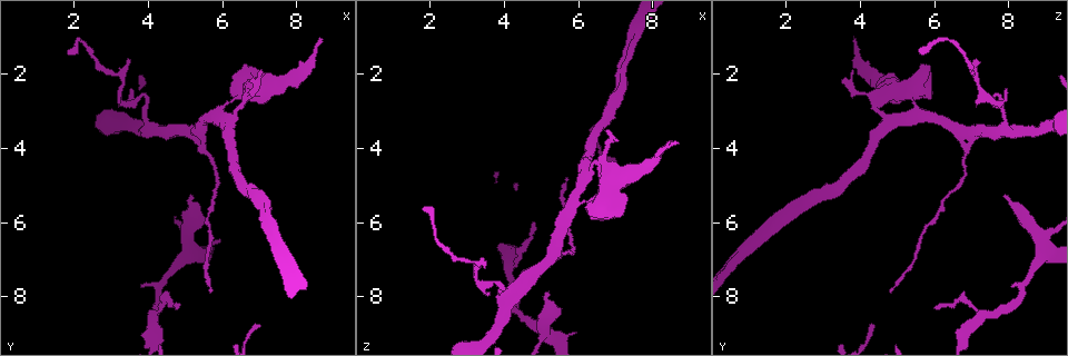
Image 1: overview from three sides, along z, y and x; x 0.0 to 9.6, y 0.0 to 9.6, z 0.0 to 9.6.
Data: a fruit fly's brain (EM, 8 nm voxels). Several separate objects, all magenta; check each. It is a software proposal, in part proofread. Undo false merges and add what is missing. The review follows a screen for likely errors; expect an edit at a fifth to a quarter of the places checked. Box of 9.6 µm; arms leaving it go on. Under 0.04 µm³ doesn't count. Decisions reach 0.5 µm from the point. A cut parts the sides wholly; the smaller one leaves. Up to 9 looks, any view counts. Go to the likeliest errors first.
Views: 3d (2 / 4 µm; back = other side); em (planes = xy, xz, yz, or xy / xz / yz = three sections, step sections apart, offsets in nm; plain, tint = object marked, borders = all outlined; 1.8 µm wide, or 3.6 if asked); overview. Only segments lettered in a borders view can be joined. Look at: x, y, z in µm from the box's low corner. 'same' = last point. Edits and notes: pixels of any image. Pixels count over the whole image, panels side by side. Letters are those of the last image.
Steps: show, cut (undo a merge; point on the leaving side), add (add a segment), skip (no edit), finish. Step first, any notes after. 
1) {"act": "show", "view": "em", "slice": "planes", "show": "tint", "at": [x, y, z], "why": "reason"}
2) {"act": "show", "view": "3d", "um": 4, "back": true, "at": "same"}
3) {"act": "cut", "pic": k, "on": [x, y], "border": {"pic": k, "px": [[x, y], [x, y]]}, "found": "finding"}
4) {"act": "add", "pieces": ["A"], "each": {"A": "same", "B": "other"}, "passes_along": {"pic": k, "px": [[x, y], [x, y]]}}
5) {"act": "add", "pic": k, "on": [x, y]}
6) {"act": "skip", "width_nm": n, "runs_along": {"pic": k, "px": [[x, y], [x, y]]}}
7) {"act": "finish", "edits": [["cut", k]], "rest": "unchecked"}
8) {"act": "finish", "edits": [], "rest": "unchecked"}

{"act": "show", "view": "3d", "um": 2, "back": true, "at": [5.15, 5.20, 7.85], "why": "thick end"}

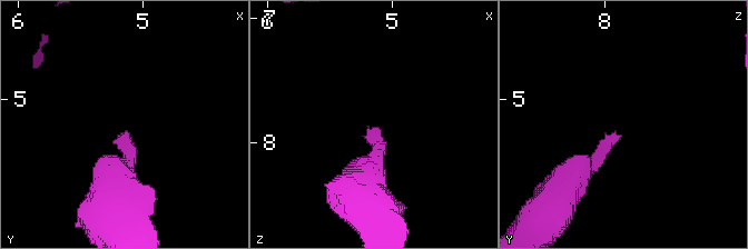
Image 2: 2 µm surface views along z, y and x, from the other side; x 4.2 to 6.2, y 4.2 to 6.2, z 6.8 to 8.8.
{"act": "show", "view": "em", "slice": "planes", "show": "borders", "at": [5.14, 5.26, 7.88], "why": "now the EM"}

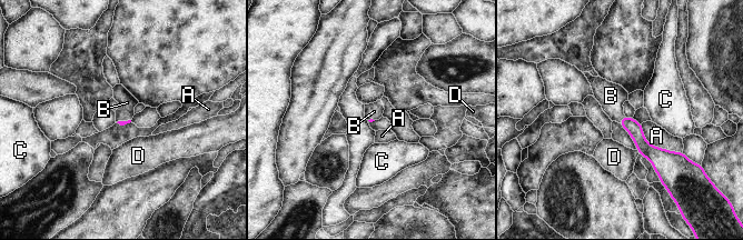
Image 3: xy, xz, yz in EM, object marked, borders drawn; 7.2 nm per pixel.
{"act": "add", "pieces": ["B"], "each": {"A": "other", "B": "same", "C": "other", "D": "other"}, "passes_along": {"pic": 3, "px": [[635, 130], [622, 119], [611, 96]]}, "found": "it goes on there"}

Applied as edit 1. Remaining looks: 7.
{"act": "show", "view": "3d", "um": 4, "at": [6.05, 6.50, 8.95], "why": "branch stops here"}

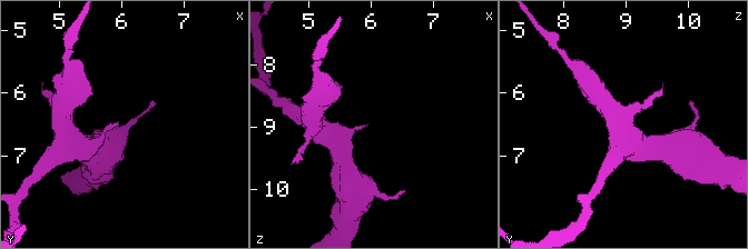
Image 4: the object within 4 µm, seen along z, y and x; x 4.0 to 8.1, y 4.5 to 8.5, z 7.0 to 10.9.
{"act": "show", "view": "em", "slice": "xy", "step": 8, "show": "borders", "at": [5.95, 6.55, 8.90]}

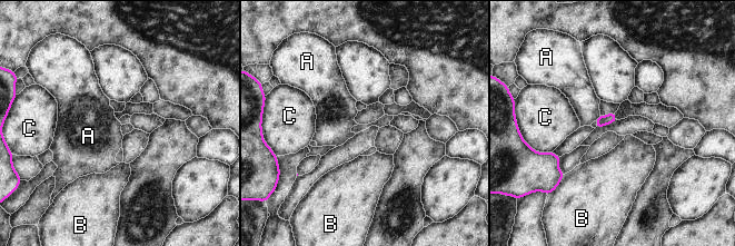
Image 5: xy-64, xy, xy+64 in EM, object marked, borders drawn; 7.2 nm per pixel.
{"act": "skip", "each": {"A": "other", "B": "other", "C": "other"}, "found": "none of them fits"}

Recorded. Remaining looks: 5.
{"act": "show", "view": "em", "um": 3.6, "slice": "yz", "step": 8, "show": "borders", "at": [8.60, 1.05, 3.80], "why": "long arm stops here"}

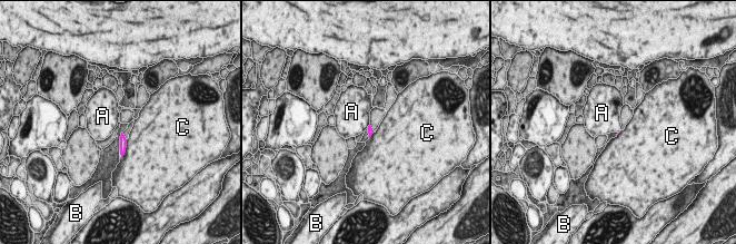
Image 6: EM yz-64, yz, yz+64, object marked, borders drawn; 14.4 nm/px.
{"act": "show", "view": "em", "um": 3.6, "slice": "planes", "show": "borders", "at": "same", "why": "cut it another way"}

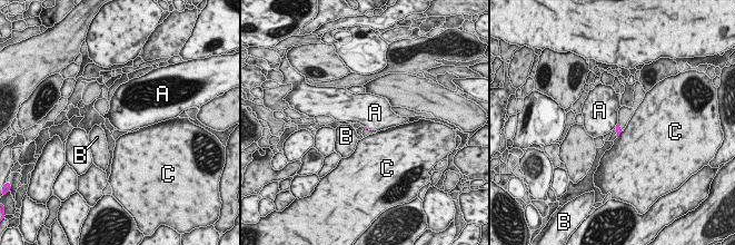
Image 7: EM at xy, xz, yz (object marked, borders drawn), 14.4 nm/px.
{"act": "add", "pieces": ["A"], "each": {"A": "same", "B": "other", "C": "other"}, "passes_along": {"pic": 7, "px": [[618, 129], [616, 125], [602, 116]]}, "found": "it goes on there"}

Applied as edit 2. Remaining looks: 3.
{"act": "show", "view": "em", "slice": "planes", "show": "plain", "at": [6.65, 2.50, 4.25], "why": "a fork"}

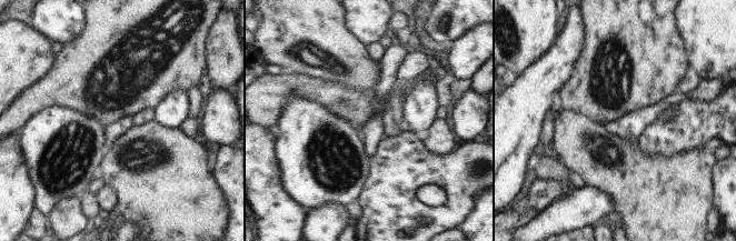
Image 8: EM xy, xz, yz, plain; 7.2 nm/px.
{"act": "show", "view": "em", "slice": "planes", "show": "borders", "at": "same", "why": "see the neighbours"}

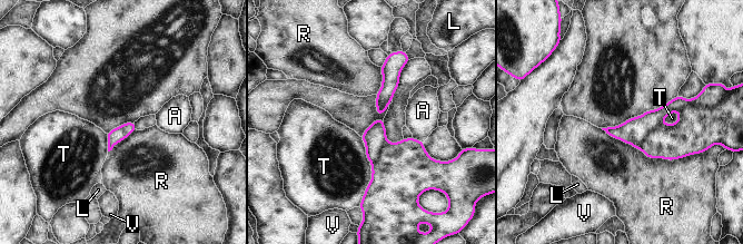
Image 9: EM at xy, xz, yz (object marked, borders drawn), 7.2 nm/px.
{"act": "cut", "pic": 9, "on": [633, 132], "longest_contact_nm": ["R", 700], "each": {"A": "other", "L": "other", "R": "other", "T": "other", "V": "other"}, "border": {"pic": 9, "px": [[661, 122], [647, 133], [641, 148]]}, "found": "two neurons meet here"}

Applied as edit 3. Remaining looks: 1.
{"act": "finish", "edits": [["add", 3], ["add", 7], ["cut", 9]], "rest": "unchecked"}

